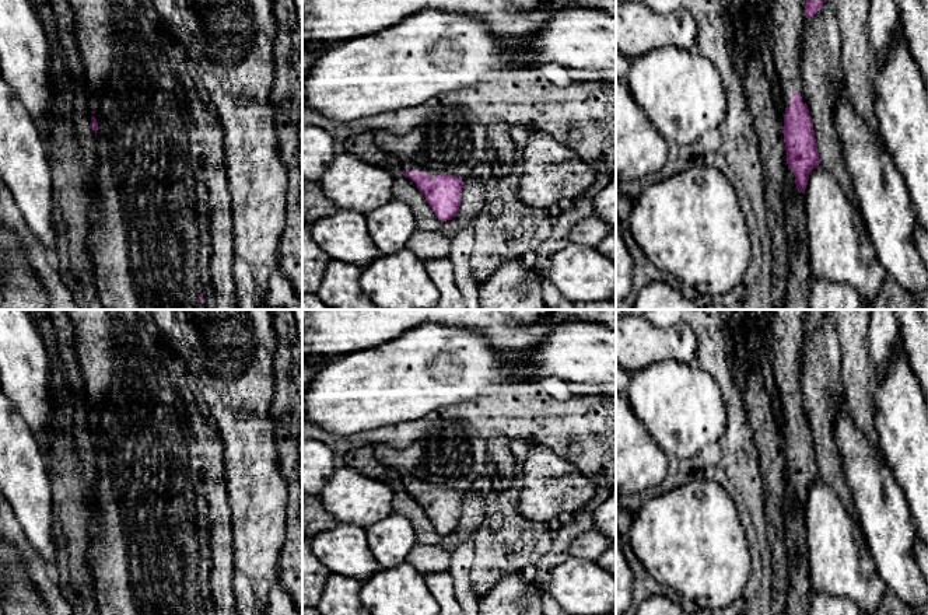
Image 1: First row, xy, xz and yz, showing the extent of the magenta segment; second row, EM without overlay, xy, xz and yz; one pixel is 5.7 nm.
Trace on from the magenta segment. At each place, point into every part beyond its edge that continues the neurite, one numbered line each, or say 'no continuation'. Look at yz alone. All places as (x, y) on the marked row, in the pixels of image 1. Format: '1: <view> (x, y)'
1: yz (788, 16)

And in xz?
1: xz (410, 167)

